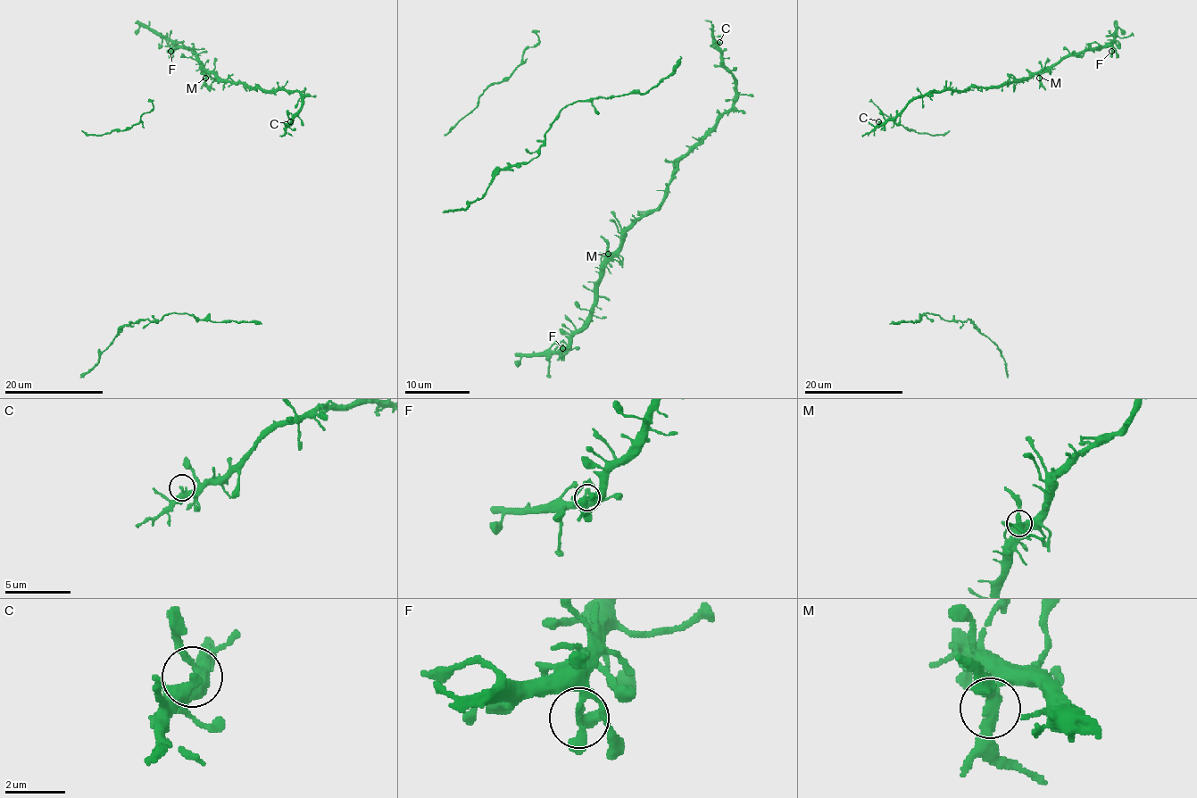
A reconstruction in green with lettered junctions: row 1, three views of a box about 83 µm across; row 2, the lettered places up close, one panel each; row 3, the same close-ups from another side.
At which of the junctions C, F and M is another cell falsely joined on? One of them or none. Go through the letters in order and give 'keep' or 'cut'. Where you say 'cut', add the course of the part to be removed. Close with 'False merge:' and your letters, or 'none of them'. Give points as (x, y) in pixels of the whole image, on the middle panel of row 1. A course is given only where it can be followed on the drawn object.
C: keep
F: keep
M: cut | (607, 253), (620, 261)
False merge: M

